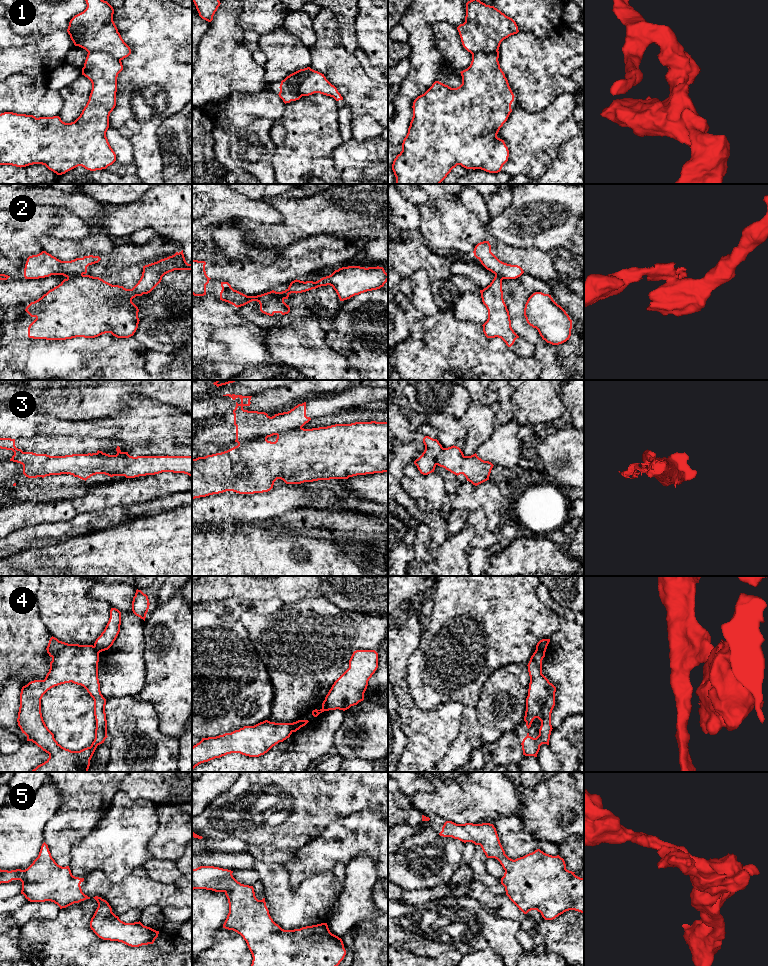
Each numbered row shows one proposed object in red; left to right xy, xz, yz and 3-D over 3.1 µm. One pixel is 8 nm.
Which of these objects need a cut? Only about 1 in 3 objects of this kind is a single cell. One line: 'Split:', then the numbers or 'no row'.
Split: 1, 2, 4

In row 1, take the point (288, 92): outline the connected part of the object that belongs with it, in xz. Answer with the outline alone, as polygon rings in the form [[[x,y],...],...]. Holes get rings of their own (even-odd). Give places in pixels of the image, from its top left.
[[[291,76],[285,78],[281,81],[279,97],[283,102],[290,103],[291,101],[296,101],[301,98],[301,95],[298,92],[298,85],[301,83],[302,79],[297,76]]]

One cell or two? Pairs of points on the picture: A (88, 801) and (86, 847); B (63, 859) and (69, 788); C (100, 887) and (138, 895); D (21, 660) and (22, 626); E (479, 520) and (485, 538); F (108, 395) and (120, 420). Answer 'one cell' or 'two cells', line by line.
A: two cells
B: one cell
C: one cell
D: one cell
E: one cell
F: two cells

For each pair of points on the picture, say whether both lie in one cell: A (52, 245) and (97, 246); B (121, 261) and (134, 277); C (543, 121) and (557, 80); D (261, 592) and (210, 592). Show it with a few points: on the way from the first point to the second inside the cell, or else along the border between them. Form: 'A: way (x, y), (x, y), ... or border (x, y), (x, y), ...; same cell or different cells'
A: way (63, 248), (86, 248); same cell
B: border (142, 265), (113, 267); different cells
C: border (568, 93), (560, 93), (539, 111), (525, 110); different cells
D: way (248, 589), (223, 589); same cell

